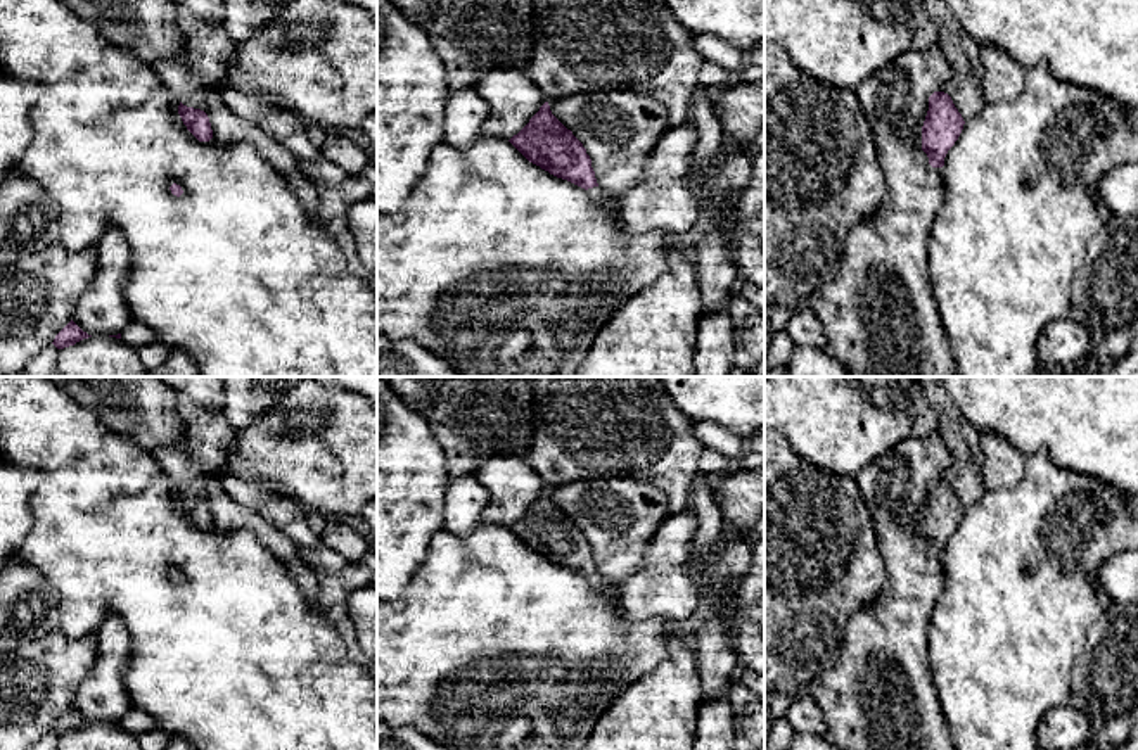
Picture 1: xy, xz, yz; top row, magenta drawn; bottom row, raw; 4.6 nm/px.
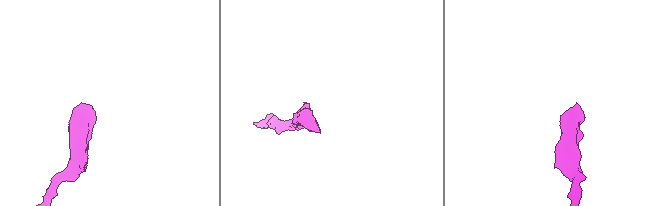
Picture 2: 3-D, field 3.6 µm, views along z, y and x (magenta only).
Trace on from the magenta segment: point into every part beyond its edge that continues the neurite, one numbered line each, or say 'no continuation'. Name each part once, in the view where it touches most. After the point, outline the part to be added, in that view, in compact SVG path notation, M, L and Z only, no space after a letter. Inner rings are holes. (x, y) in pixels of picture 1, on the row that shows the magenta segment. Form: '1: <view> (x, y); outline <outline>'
1: xy (208, 52); outline M176 7L176 24L183 35L183 52L152 67L183 105L208 114L208 92L228 81L235 43L223 24L206 22L187 7Z

